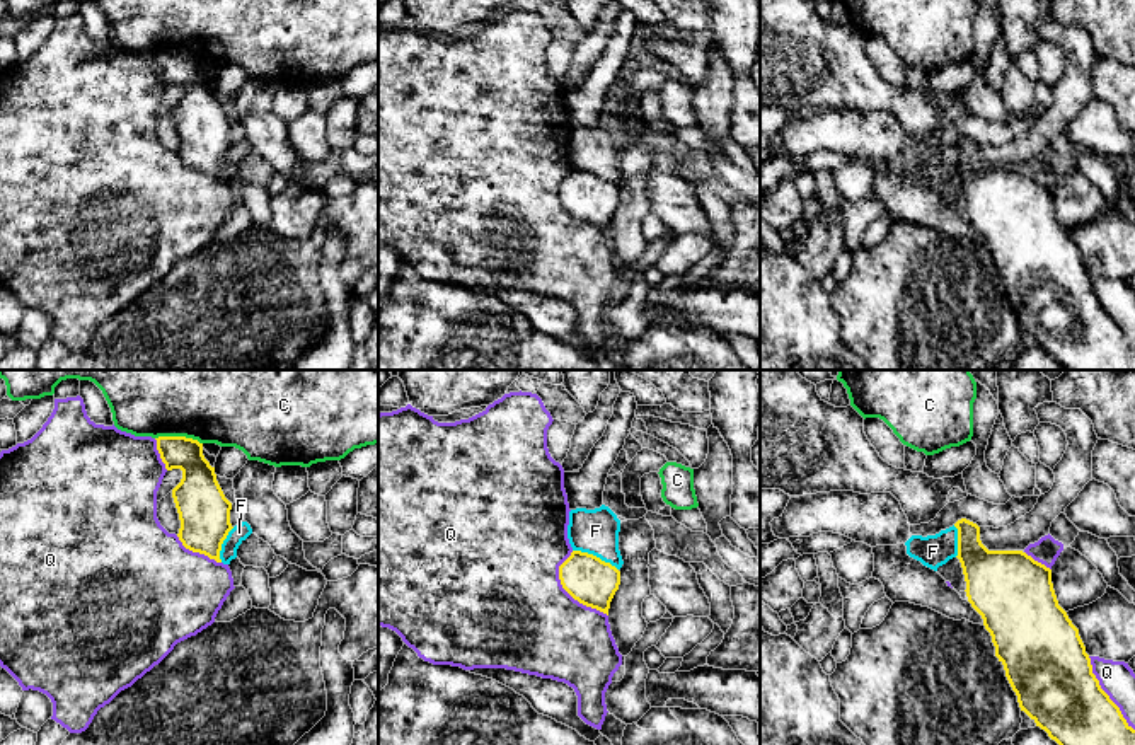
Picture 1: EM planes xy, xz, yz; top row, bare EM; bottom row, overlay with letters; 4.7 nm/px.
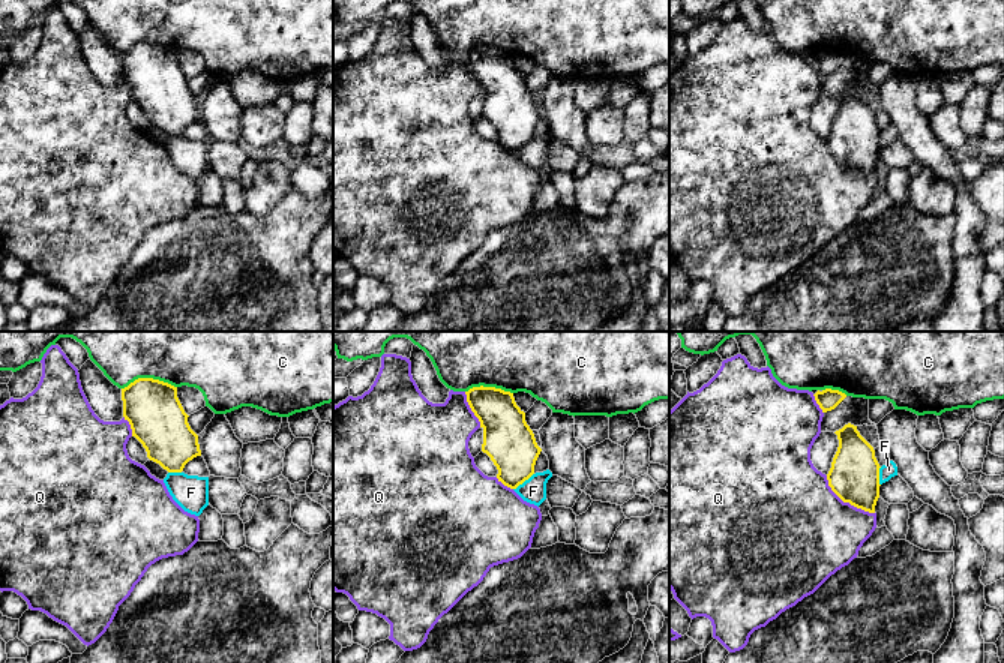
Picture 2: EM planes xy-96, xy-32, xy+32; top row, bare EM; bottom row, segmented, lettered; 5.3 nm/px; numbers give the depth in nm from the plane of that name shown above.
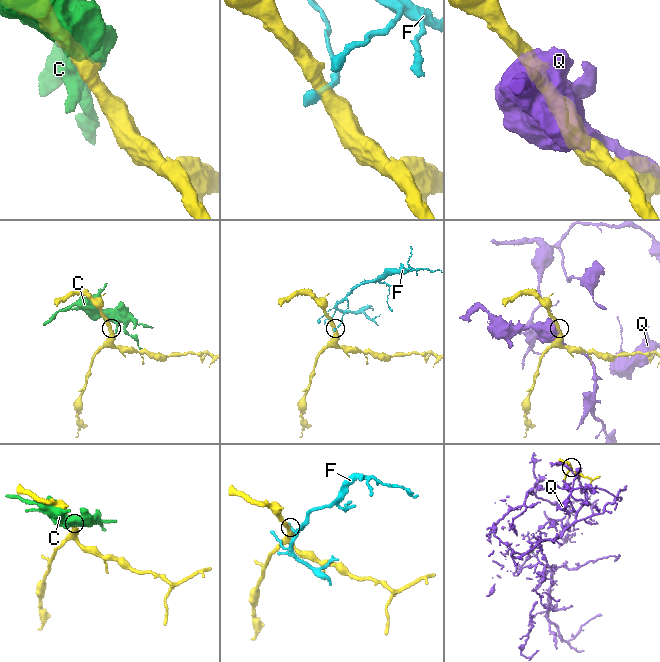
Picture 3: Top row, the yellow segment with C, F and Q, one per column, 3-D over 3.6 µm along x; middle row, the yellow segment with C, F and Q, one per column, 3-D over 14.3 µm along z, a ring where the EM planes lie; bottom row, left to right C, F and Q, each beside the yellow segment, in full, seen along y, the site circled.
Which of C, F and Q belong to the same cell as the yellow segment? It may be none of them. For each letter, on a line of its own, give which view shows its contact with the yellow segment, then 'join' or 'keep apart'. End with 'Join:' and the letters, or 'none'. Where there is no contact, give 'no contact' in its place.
C: xy | keep apart
F: xz | keep apart
Q: xz | keep apart
Join: none

